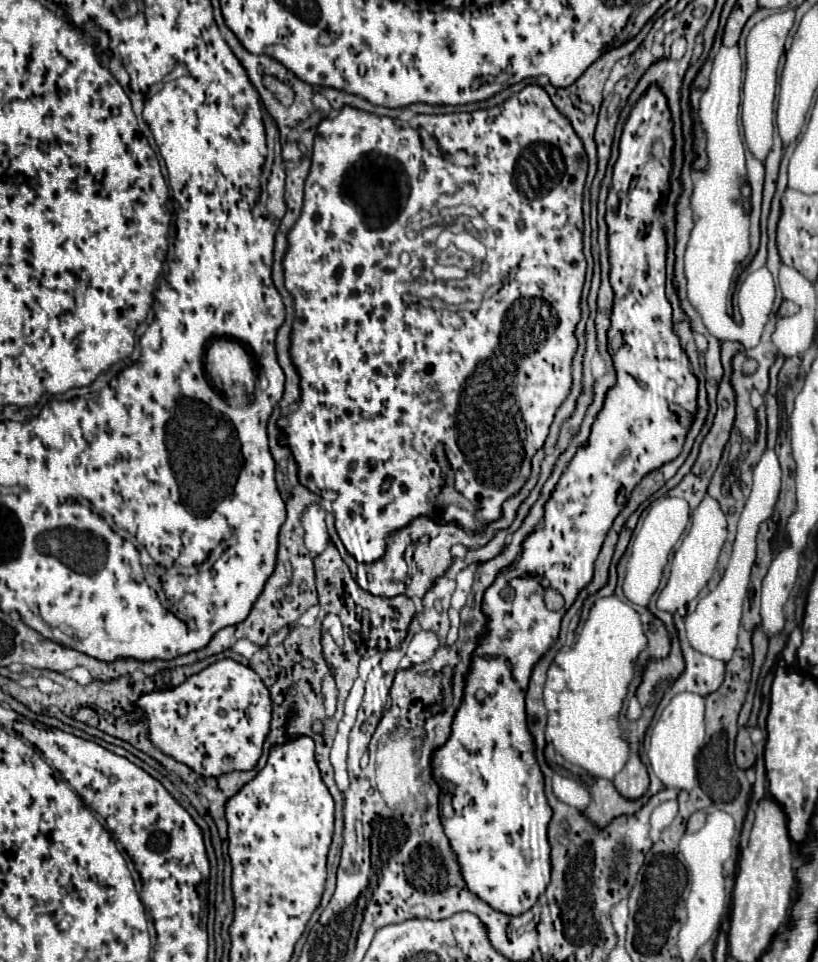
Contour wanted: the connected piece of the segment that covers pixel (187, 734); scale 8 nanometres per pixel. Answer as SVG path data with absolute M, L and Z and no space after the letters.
M223 658L209 664L205 670L189 676L179 686L145 692L135 700L135 706L141 708L147 716L149 740L165 756L187 764L201 776L221 776L221 772L251 770L261 756L271 722L271 700L263 680L249 666L243 666L231 658Z

